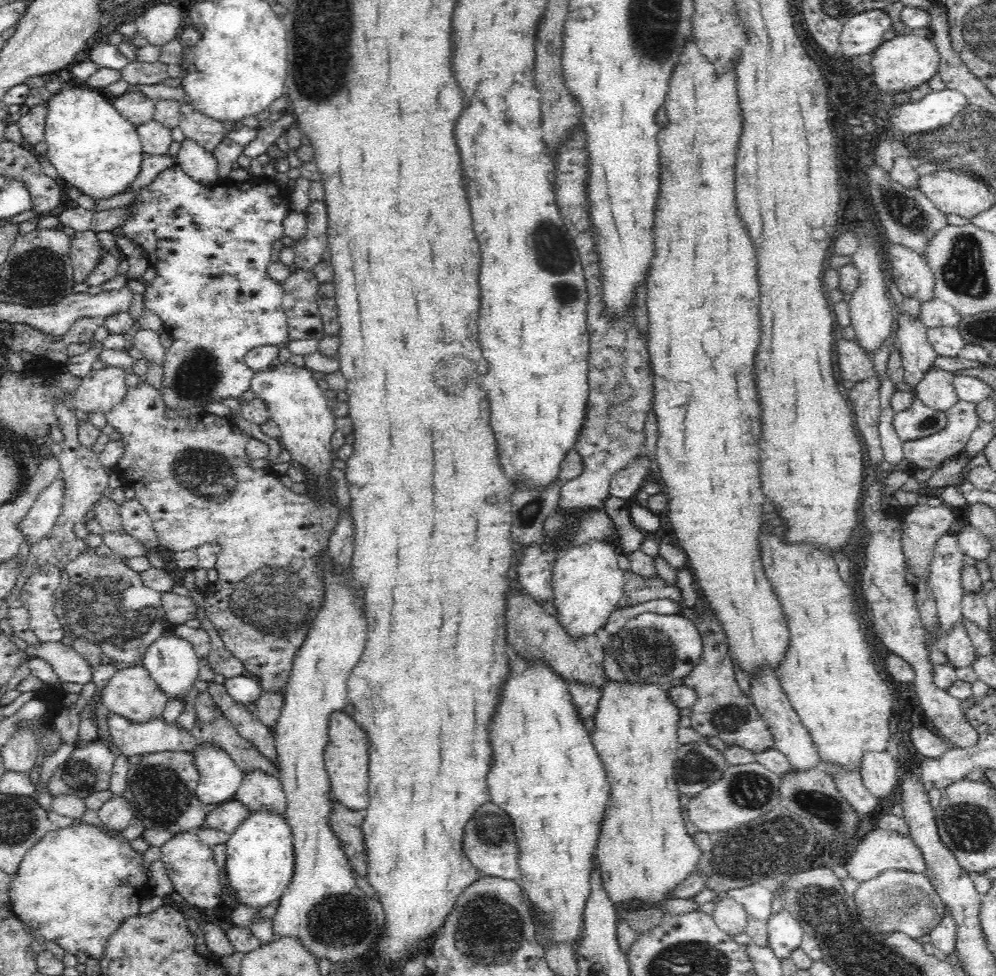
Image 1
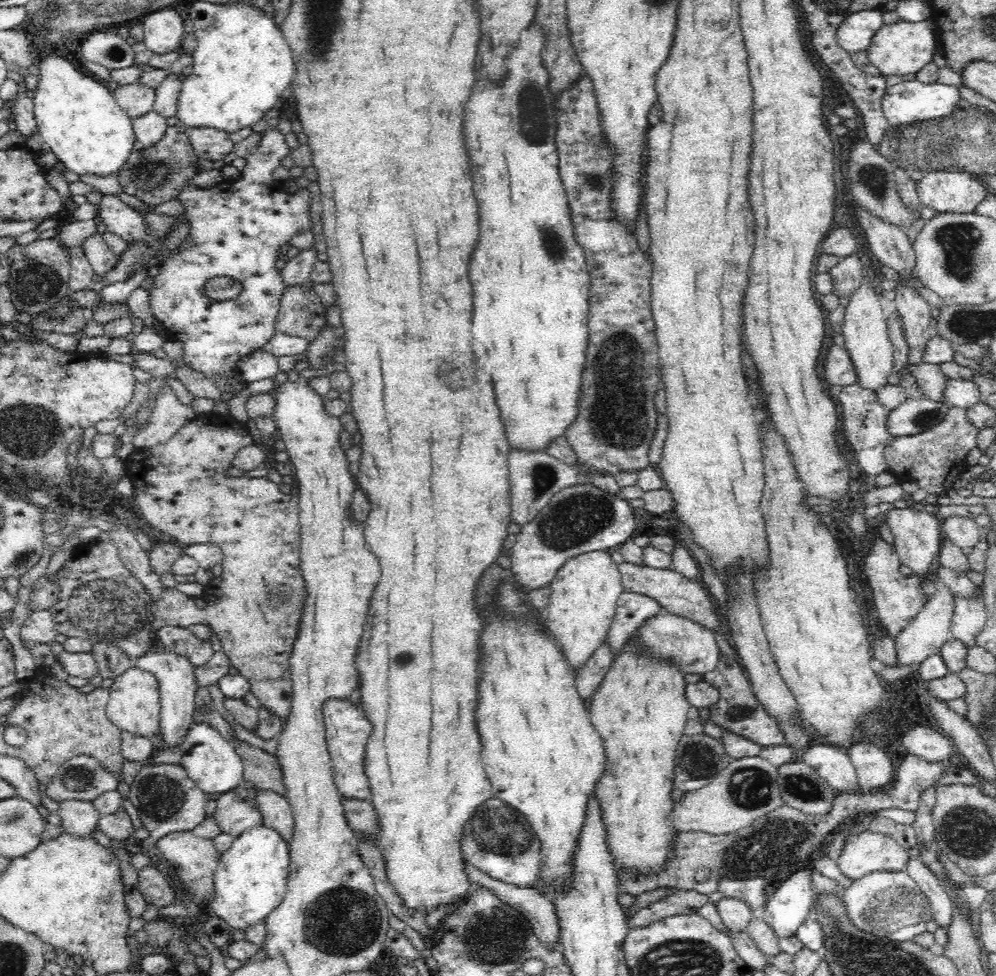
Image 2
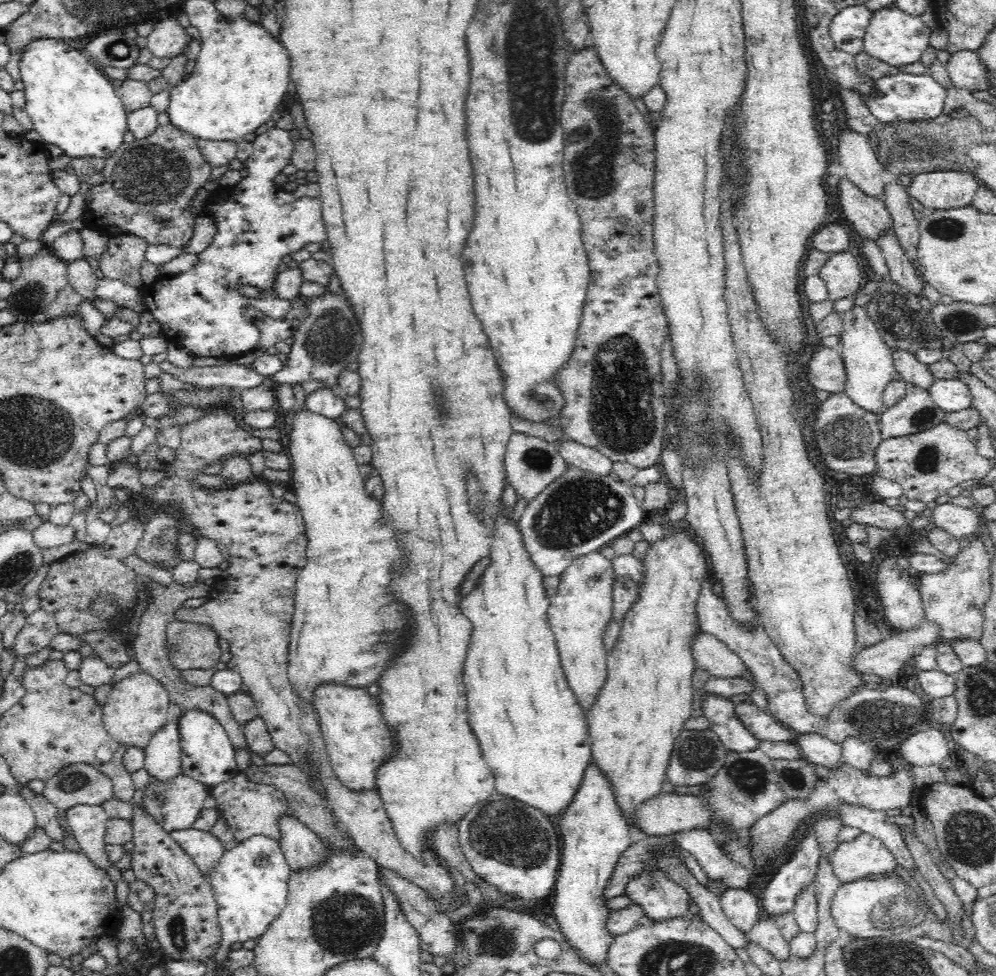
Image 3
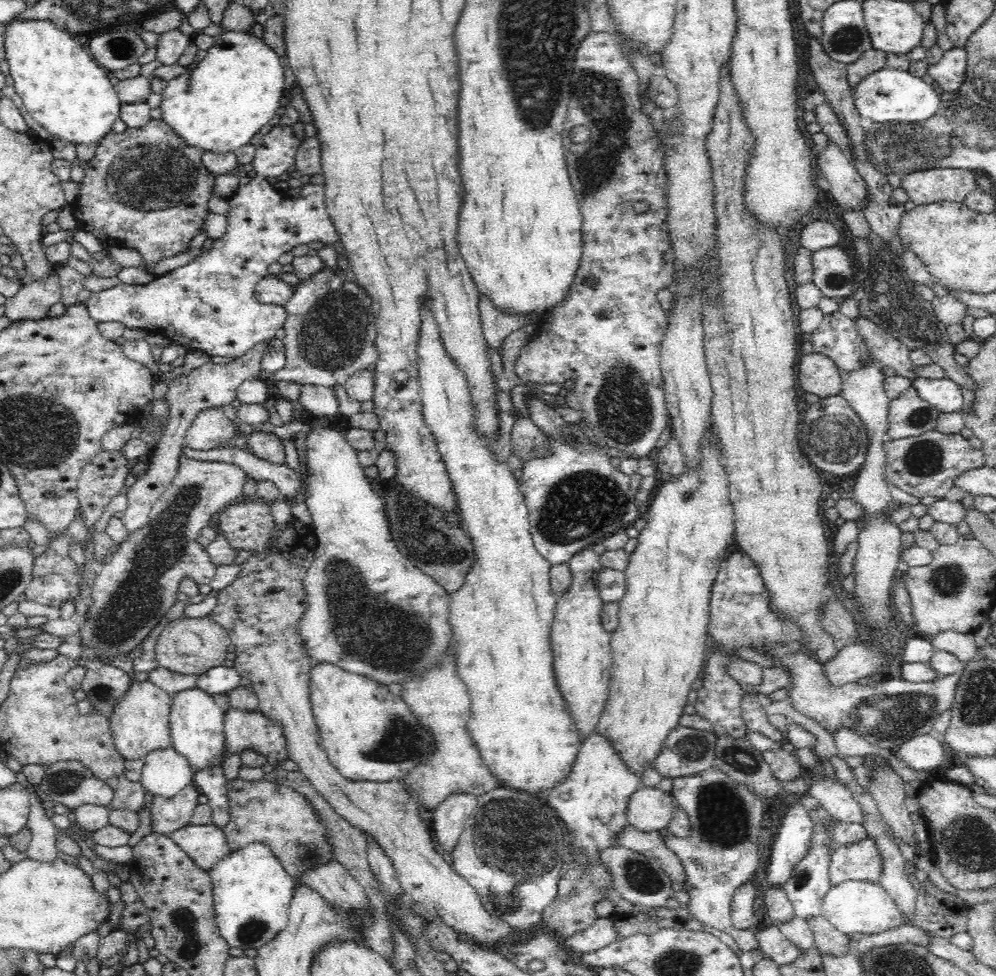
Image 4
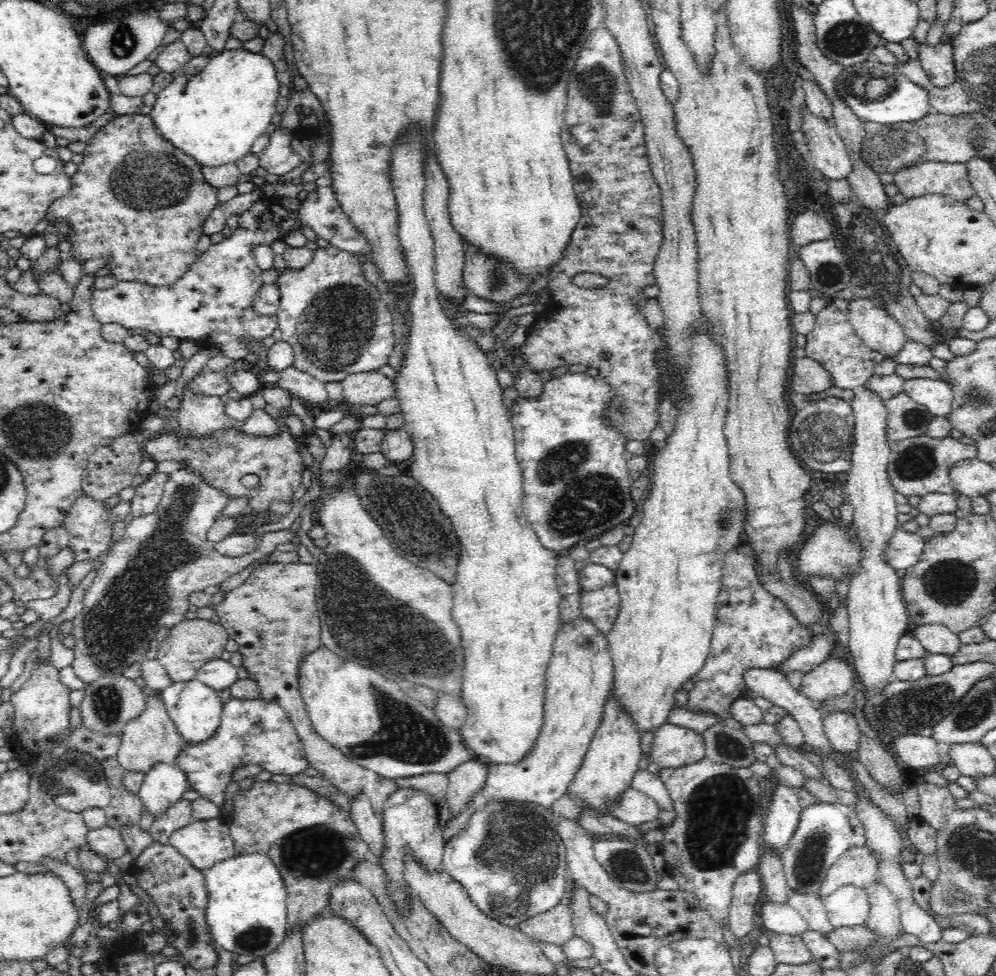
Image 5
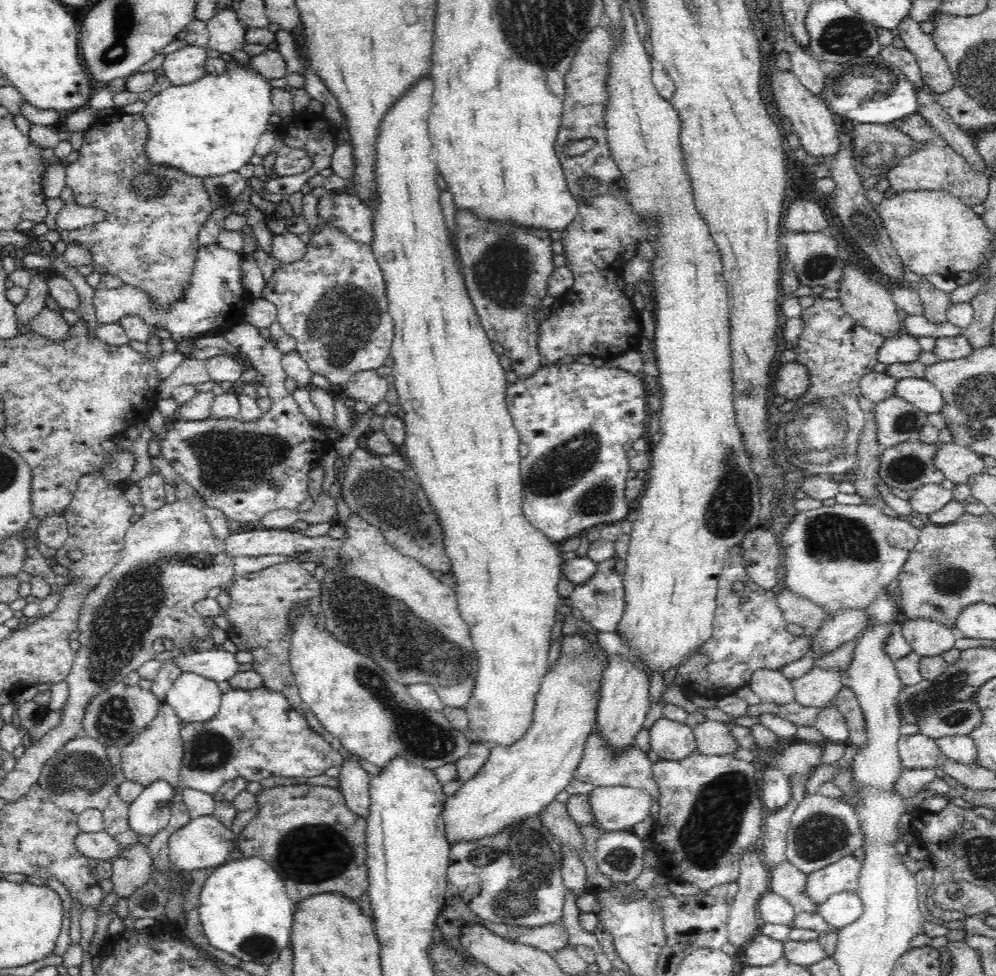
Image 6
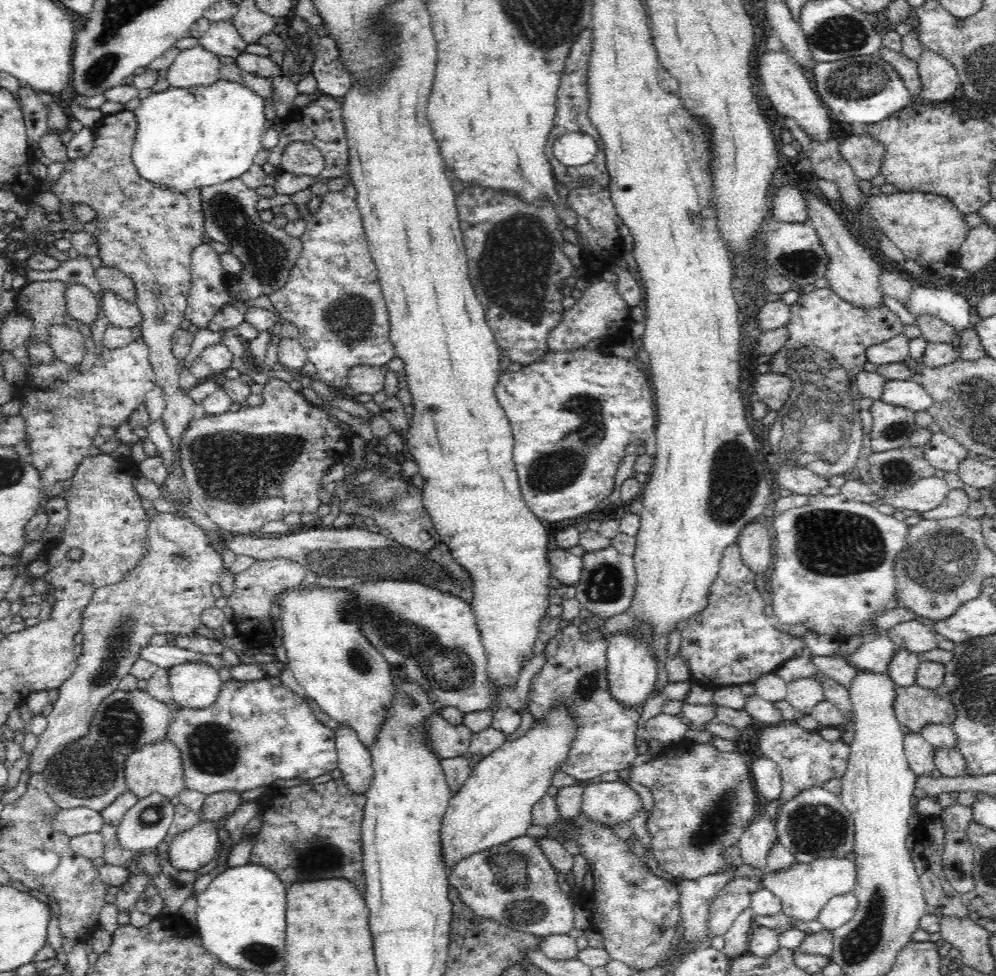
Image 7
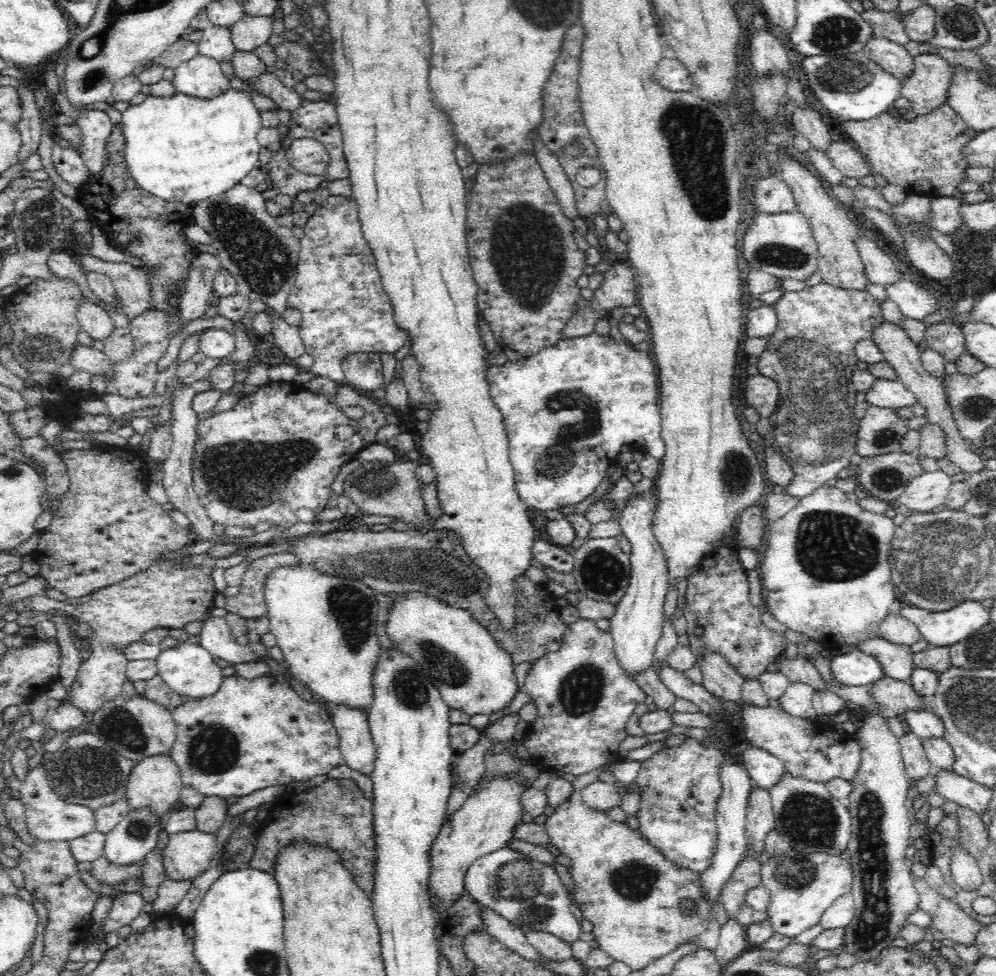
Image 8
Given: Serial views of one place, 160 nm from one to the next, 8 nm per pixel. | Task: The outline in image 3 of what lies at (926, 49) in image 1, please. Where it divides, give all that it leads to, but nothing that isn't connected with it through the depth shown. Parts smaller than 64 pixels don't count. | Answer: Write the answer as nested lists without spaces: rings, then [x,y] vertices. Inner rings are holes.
[[[882,8],[873,12],[873,19],[863,39],[864,51],[886,64],[888,67],[906,66],[920,60],[926,52],[932,30],[918,16],[904,14],[900,8]]]

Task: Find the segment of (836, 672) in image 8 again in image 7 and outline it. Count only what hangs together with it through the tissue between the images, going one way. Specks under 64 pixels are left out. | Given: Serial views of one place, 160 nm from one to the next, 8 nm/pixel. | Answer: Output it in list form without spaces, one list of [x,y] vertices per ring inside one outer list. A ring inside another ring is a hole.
[[[882,634],[871,642],[864,641],[857,651],[847,658],[847,662],[856,672],[859,669],[886,671],[899,648],[900,645],[894,644],[893,638]]]

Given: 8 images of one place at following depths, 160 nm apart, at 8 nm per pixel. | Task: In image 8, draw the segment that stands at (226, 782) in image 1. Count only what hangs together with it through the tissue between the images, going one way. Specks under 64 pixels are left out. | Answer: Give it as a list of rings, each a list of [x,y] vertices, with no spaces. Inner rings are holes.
[[[189,639],[166,650],[162,649],[155,661],[157,675],[164,679],[172,691],[183,698],[202,699],[212,696],[225,678],[222,668],[214,662],[214,657],[196,639]]]

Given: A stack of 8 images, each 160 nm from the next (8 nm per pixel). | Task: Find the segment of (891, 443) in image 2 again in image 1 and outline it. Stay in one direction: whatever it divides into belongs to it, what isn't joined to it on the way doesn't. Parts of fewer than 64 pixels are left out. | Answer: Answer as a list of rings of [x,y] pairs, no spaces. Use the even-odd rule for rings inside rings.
[[[959,400],[945,413],[947,414],[947,423],[940,432],[934,433],[925,439],[903,443],[903,458],[906,458],[911,466],[916,469],[930,468],[930,470],[938,470],[946,460],[950,460],[952,456],[965,450],[971,434],[978,428],[980,417],[977,415],[977,403]]]

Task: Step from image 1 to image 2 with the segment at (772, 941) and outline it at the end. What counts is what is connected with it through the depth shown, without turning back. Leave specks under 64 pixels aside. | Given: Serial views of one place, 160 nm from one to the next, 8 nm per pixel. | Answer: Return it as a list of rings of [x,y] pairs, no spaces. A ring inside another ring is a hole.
[[[809,866],[794,872],[789,879],[774,885],[769,892],[761,915],[779,939],[794,936],[809,915],[815,894],[812,891],[813,869]]]

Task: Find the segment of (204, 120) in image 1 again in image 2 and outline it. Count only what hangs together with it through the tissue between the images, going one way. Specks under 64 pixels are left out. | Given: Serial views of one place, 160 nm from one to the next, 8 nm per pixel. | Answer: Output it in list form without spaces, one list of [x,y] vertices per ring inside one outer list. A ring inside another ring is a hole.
[[[193,126],[189,129],[193,150],[204,160],[224,160],[233,152],[235,143],[227,132],[215,128]]]

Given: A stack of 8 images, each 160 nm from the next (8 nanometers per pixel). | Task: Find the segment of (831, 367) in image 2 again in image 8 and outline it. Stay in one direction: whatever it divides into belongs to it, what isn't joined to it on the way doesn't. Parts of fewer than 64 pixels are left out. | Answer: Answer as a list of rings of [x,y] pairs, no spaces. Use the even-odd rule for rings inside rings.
[[[750,375],[744,384],[746,402],[759,413],[760,418],[769,418],[777,410],[779,386],[768,376]]]

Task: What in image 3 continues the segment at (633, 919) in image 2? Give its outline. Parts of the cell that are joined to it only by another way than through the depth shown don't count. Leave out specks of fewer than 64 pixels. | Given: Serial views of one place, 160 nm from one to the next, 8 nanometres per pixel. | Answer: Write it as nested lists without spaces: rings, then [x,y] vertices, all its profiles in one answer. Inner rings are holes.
[[[646,871],[640,878],[632,878],[628,888],[623,892],[630,898],[631,902],[639,904],[644,910],[644,920],[654,920],[654,922],[664,921],[676,917],[687,916],[688,903],[691,898],[684,888],[678,886],[664,872]]]

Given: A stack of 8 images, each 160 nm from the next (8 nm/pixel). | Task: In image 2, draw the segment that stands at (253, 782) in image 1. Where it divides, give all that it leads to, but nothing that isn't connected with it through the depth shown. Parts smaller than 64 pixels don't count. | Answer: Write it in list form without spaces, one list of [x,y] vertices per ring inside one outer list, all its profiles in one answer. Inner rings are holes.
[[[255,789],[253,796],[258,810],[262,813],[262,824],[277,829],[285,841],[290,844],[294,832],[294,815],[289,800],[272,789]]]

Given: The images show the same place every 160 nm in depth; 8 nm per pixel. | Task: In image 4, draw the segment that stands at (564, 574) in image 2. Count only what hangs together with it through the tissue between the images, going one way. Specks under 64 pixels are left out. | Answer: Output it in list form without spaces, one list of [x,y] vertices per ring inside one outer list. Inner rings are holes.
[[[591,548],[578,552],[568,560],[573,579],[569,589],[558,598],[551,622],[553,671],[557,687],[564,696],[568,711],[577,723],[577,731],[584,739],[594,733],[599,716],[608,700],[611,681],[611,634],[602,625],[602,606],[597,576],[602,571],[601,558]]]

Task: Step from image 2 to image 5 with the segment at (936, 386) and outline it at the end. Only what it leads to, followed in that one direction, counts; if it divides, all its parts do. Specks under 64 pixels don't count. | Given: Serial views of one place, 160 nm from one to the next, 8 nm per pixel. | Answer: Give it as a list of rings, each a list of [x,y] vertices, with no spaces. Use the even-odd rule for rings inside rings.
[[[869,297],[853,298],[848,303],[847,315],[856,334],[883,358],[896,358],[907,341],[904,329],[882,305]]]

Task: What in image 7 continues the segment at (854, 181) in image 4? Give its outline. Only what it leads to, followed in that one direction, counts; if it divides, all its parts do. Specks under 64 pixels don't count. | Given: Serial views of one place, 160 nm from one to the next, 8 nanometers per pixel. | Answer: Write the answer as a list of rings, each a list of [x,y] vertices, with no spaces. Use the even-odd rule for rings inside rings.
[[[762,47],[758,50],[756,67],[762,82],[764,82],[766,96],[772,100],[773,108],[780,114],[784,114],[785,118],[793,118],[810,138],[814,138],[814,143],[829,141],[832,119],[831,116],[828,116],[827,107],[819,95],[814,93],[810,82],[802,74],[801,68],[793,63],[790,56],[786,52],[768,52]]]

